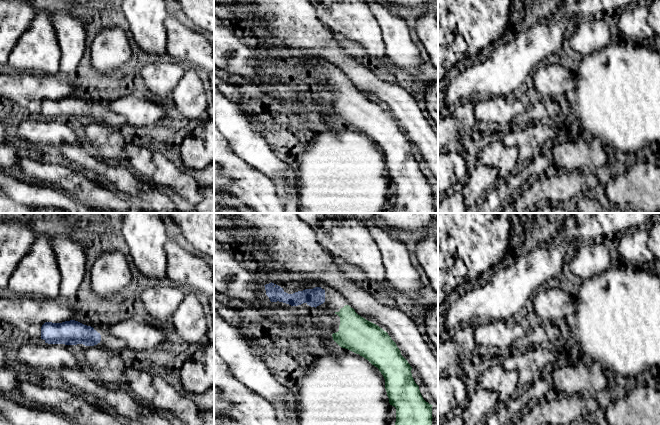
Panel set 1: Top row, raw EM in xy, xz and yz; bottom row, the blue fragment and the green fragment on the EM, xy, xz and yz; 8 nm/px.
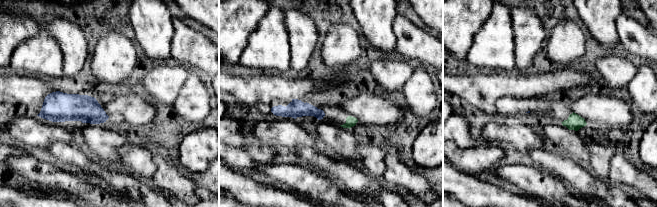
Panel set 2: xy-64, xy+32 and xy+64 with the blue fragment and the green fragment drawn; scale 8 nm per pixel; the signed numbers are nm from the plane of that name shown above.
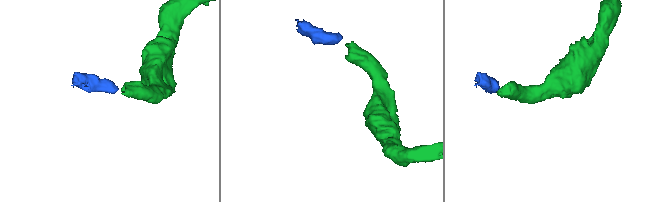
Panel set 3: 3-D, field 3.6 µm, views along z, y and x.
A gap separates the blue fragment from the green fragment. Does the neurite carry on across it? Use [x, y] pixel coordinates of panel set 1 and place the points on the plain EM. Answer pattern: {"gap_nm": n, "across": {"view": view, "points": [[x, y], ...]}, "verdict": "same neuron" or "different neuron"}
{"gap_nm": 120, "across": {"view": "xz", "points": [[324, 77], [335, 88]]}, "verdict": "same neuron"}

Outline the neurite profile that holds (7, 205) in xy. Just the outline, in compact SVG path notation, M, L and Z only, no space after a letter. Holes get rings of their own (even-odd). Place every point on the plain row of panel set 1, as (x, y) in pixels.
M0 193L0 213L34 213L29 206L25 207L12 201L5 194Z

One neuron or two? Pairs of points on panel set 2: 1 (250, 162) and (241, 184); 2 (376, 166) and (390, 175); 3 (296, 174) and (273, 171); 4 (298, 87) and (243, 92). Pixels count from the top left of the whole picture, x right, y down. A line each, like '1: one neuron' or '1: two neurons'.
1: two neurons
2: two neurons
3: one neuron
4: one neuron

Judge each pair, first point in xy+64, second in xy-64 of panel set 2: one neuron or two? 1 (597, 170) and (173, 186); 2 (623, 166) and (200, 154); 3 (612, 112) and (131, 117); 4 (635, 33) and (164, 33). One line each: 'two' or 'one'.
1: two
2: two
3: one
4: two

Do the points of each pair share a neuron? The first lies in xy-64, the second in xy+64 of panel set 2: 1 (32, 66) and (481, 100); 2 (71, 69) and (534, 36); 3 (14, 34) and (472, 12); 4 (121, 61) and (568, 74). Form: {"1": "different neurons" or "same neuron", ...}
{"1": "different neurons", "2": "same neuron", "3": "same neuron", "4": "different neurons"}

